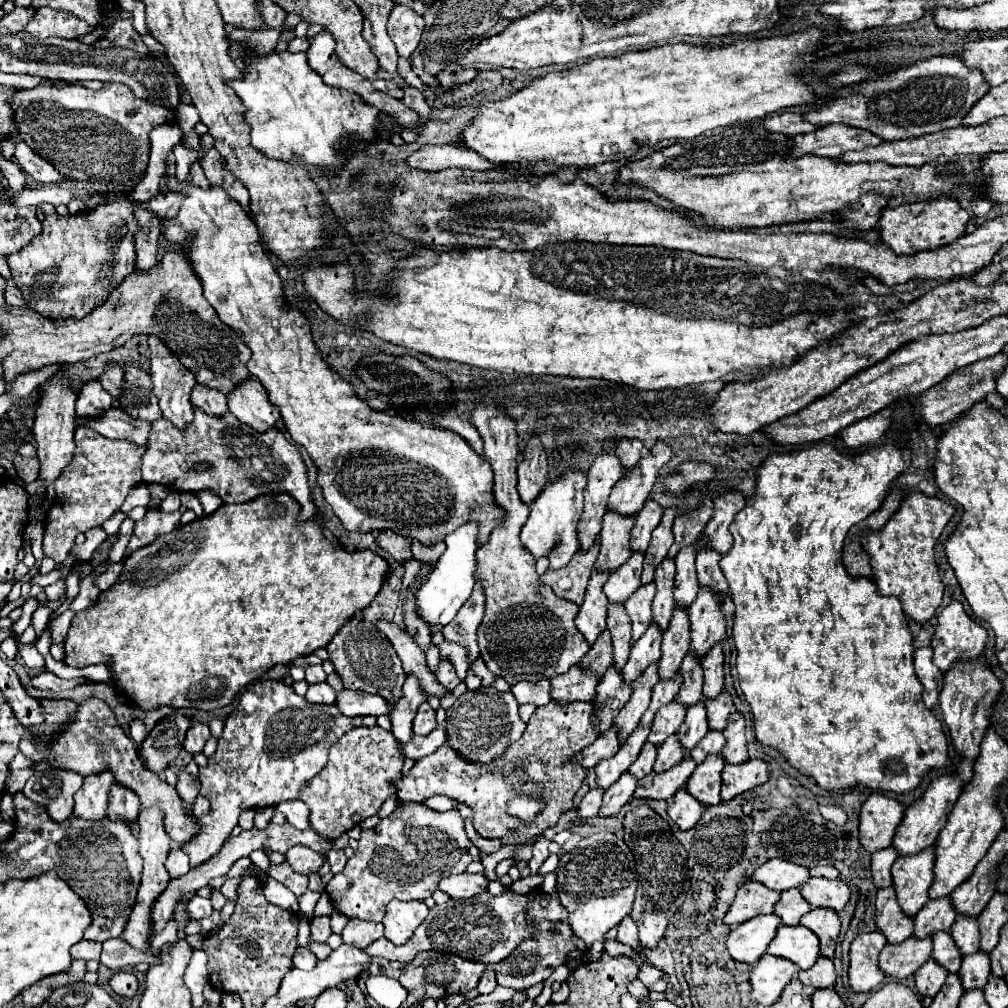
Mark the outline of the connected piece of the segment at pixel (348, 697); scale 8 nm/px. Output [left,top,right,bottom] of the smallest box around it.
[336,689,394,717]

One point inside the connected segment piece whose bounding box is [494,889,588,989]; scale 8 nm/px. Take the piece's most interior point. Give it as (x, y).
(553, 943)

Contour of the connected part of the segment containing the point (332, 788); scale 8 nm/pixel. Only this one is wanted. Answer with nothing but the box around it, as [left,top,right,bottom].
[300,725,404,841]

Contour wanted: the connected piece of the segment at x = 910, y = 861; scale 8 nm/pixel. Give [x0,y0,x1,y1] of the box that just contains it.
[892,847,934,915]

